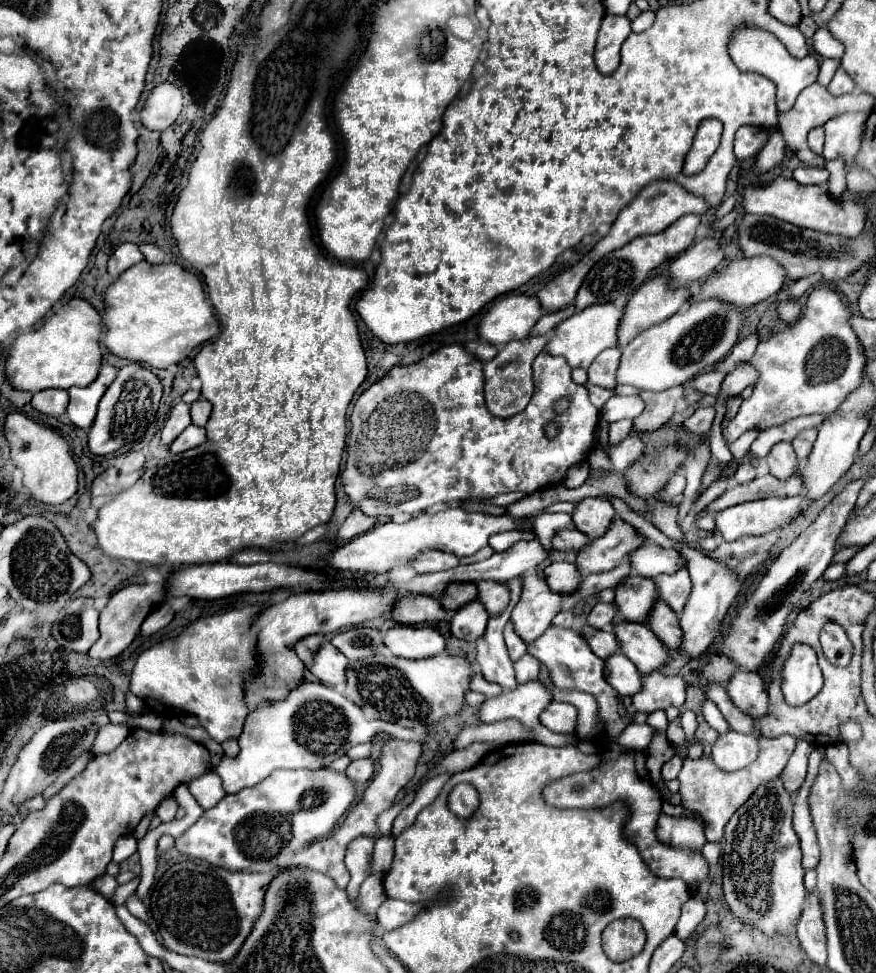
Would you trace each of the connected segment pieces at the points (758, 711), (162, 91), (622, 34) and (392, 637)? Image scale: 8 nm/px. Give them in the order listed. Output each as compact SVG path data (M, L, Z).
M737 671L725 689L743 713L755 719L769 715L769 693L759 673Z
M161 83L145 99L145 105L139 113L141 125L149 131L165 131L169 125L175 123L181 113L181 107L181 91L177 87L171 87L171 83Z
M607 15L601 23L595 63L601 73L613 73L619 67L619 49L631 33L631 21L625 15Z
M395 625L383 635L383 643L395 657L403 659L425 659L445 651L445 639L433 627Z

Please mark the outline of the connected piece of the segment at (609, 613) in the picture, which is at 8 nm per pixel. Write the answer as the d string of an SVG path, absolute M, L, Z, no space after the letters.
M597 603L591 613L585 619L585 625L595 627L595 629L609 629L611 627L611 619L617 613L617 609L609 603Z

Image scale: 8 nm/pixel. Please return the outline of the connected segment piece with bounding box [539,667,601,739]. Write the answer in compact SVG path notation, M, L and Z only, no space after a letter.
M547 667L541 669L539 681L545 681L547 687L551 689L553 701L567 701L579 709L579 725L577 725L577 737L579 739L593 739L597 737L599 731L599 713L597 713L597 701L593 695L583 693L583 691L563 691L553 685Z

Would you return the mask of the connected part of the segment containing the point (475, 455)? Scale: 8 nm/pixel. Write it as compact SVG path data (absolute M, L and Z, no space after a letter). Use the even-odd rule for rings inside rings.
M443 345L413 365L393 367L381 381L363 391L353 407L347 463L341 475L347 497L369 517L393 517L397 513L417 513L433 505L471 497L489 499L513 491L535 493L539 489L559 485L569 467L587 461L591 455L599 411L591 405L587 389L573 383L571 367L563 357L551 357L547 351L541 351L533 361L533 379L535 393L525 411L509 419L499 419L485 407L481 361L467 353L463 345ZM563 397L569 399L567 411L555 413L555 403ZM551 421L561 425L561 433L555 439L549 439L543 433L545 425ZM359 459L377 469L369 471L369 475L361 473Z

